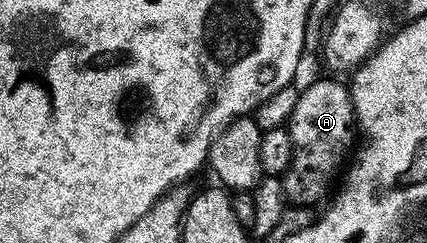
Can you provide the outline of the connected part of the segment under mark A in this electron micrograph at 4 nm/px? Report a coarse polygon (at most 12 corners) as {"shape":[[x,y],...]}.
{"shape":[[319,81],[300,95],[289,132],[286,196],[330,194],[357,149],[352,90]]}

